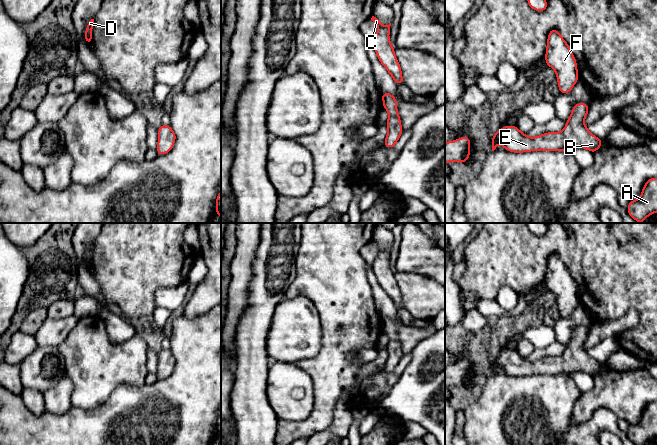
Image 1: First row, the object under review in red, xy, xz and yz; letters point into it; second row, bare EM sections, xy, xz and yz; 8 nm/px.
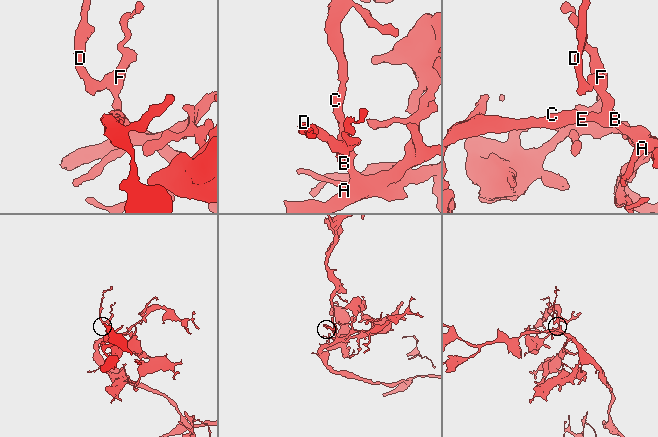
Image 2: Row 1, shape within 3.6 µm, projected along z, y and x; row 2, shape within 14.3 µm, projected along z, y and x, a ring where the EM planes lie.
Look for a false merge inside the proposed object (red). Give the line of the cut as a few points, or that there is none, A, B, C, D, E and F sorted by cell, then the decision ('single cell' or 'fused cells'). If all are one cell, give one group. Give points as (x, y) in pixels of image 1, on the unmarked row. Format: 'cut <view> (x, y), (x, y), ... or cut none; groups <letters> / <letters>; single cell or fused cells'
cut none; groups A B C D E F; single cell

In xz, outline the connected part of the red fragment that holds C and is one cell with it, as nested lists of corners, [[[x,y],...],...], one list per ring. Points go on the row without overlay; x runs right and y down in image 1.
[[[372,240],[371,244],[378,250],[378,255],[372,264],[372,270],[375,273],[379,285],[386,291],[396,308],[404,307],[401,290],[397,286],[394,272],[392,271],[389,263],[391,247],[384,250],[381,245],[374,240]]]

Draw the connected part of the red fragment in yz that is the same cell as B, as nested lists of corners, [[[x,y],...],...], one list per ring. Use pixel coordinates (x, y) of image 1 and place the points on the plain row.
[[[585,327],[574,329],[561,356],[544,357],[537,361],[528,361],[516,350],[504,350],[492,361],[492,375],[502,368],[505,374],[514,377],[538,374],[570,377],[578,371],[594,377],[601,372],[602,364],[591,358],[584,348],[588,334],[589,330]]]

